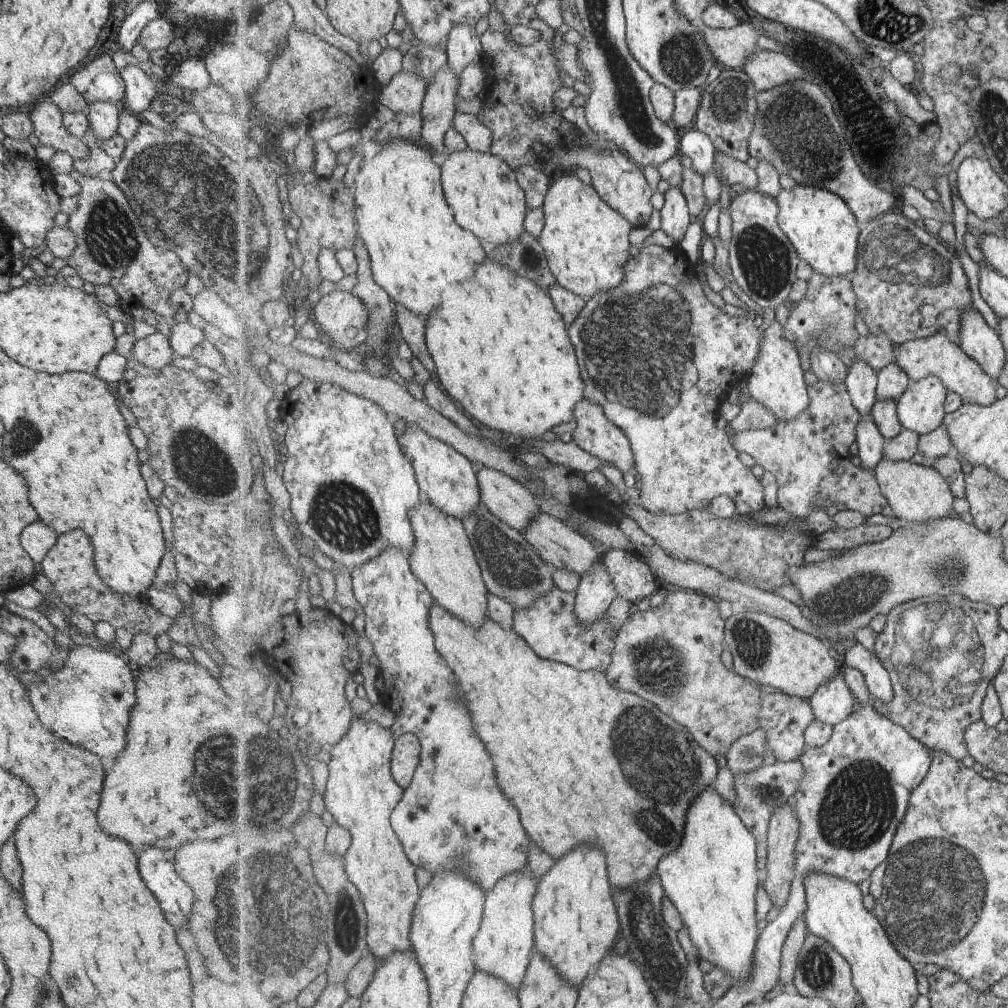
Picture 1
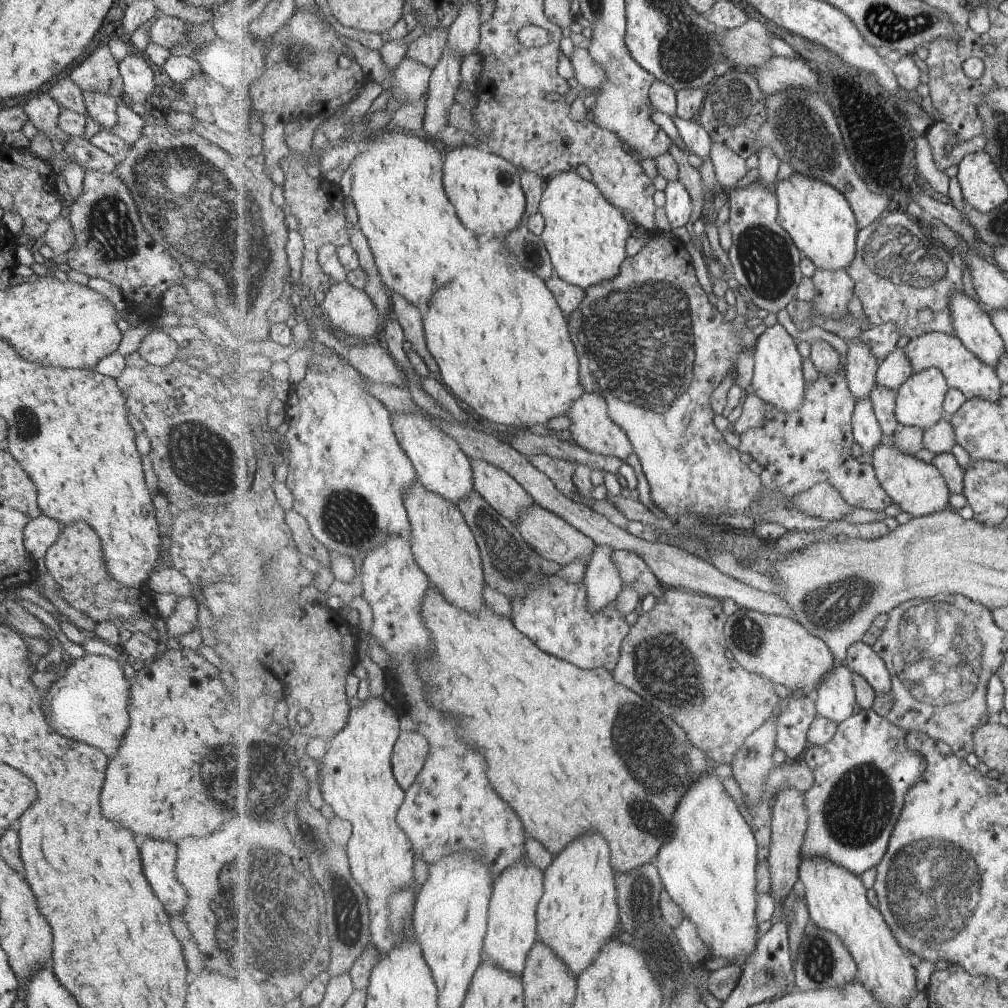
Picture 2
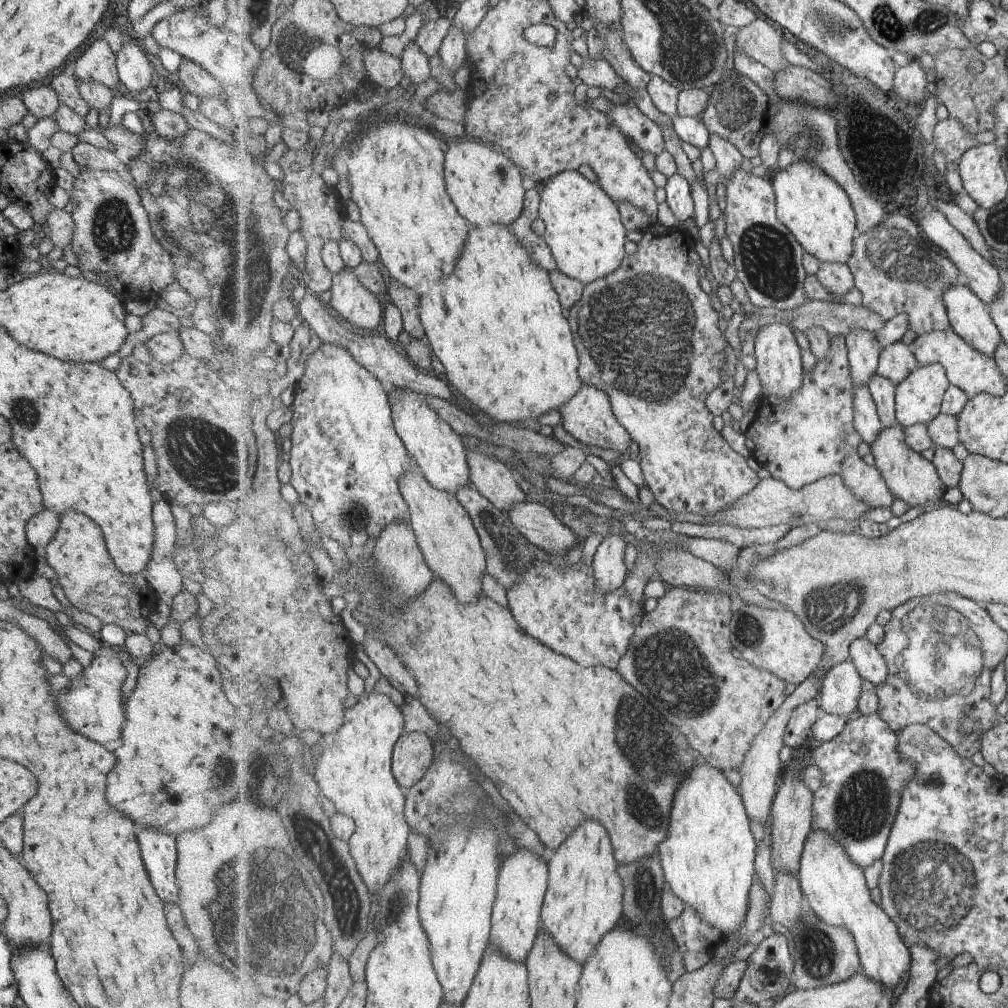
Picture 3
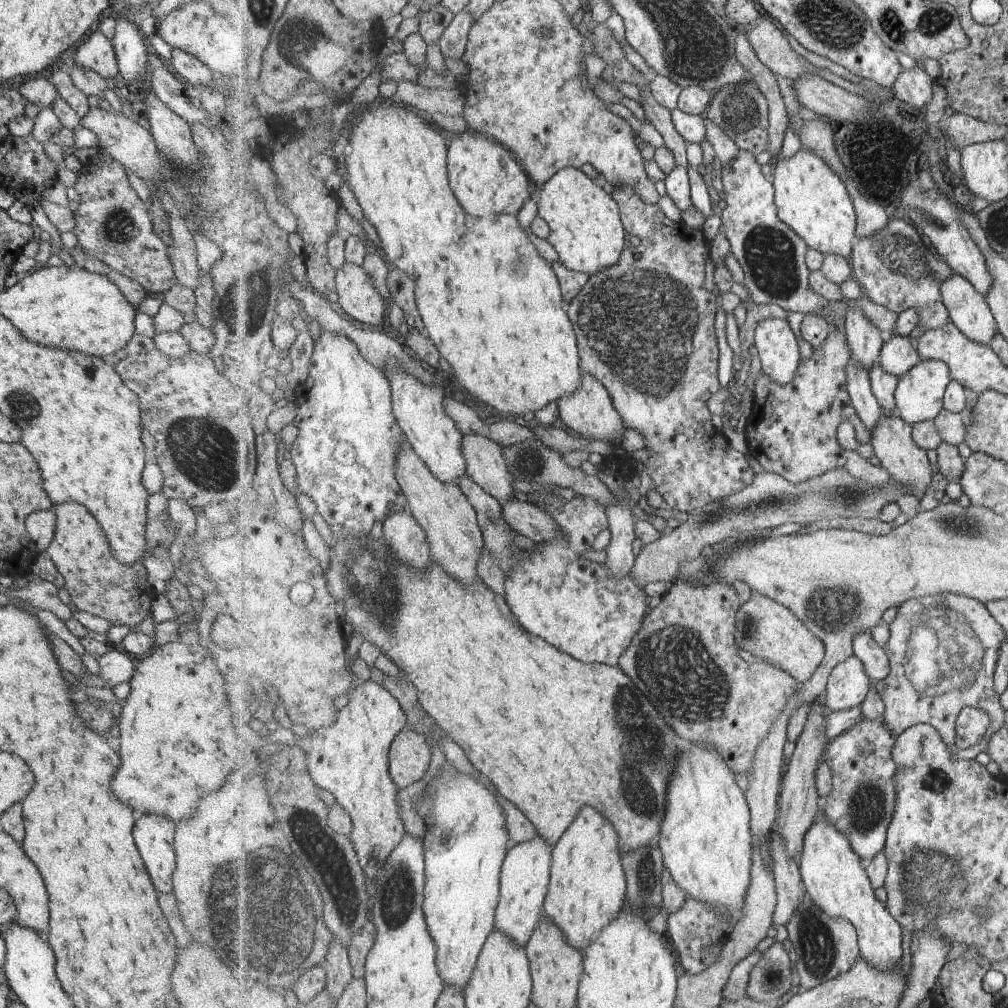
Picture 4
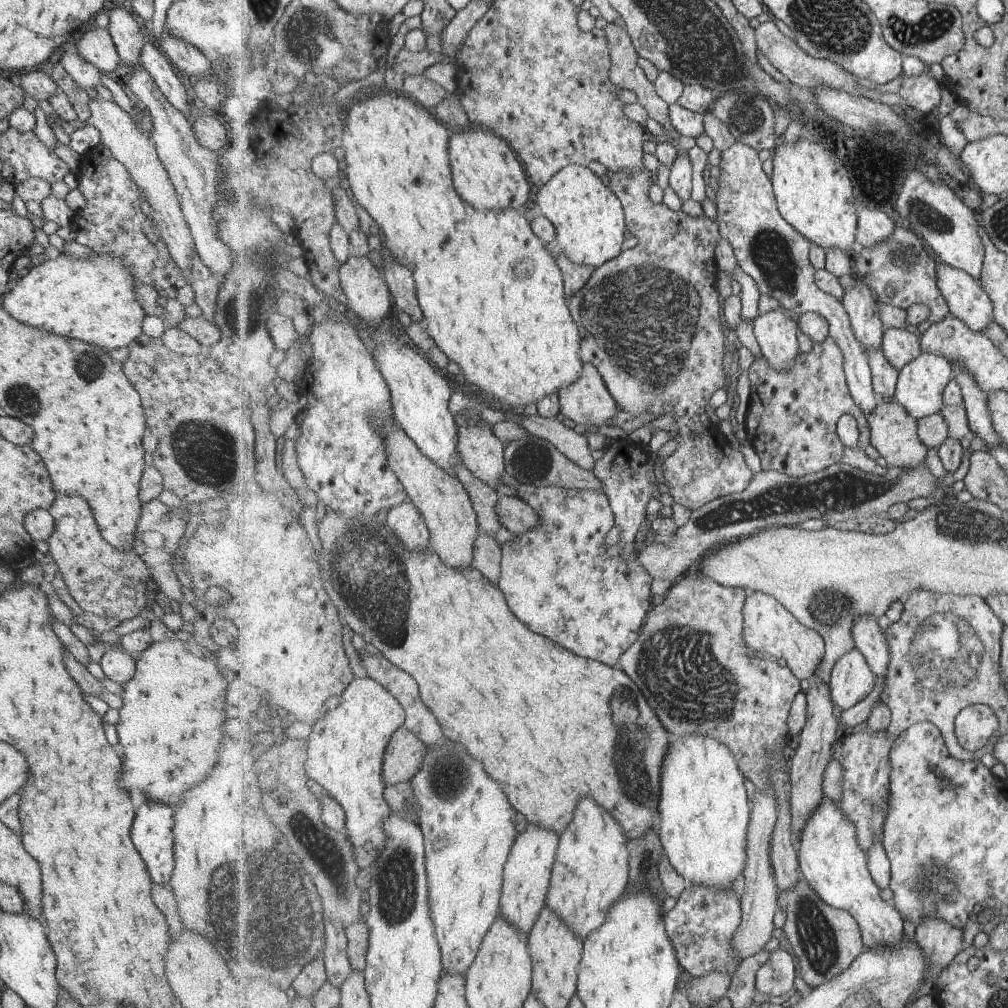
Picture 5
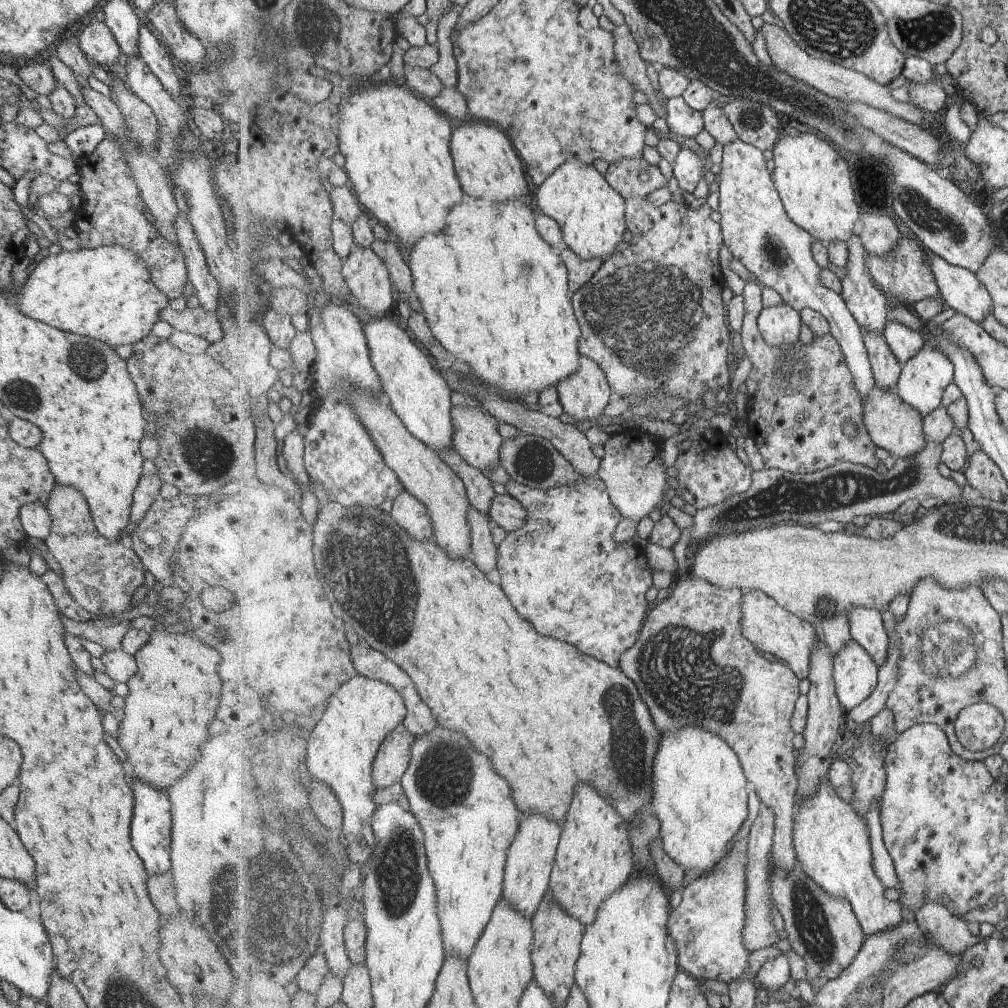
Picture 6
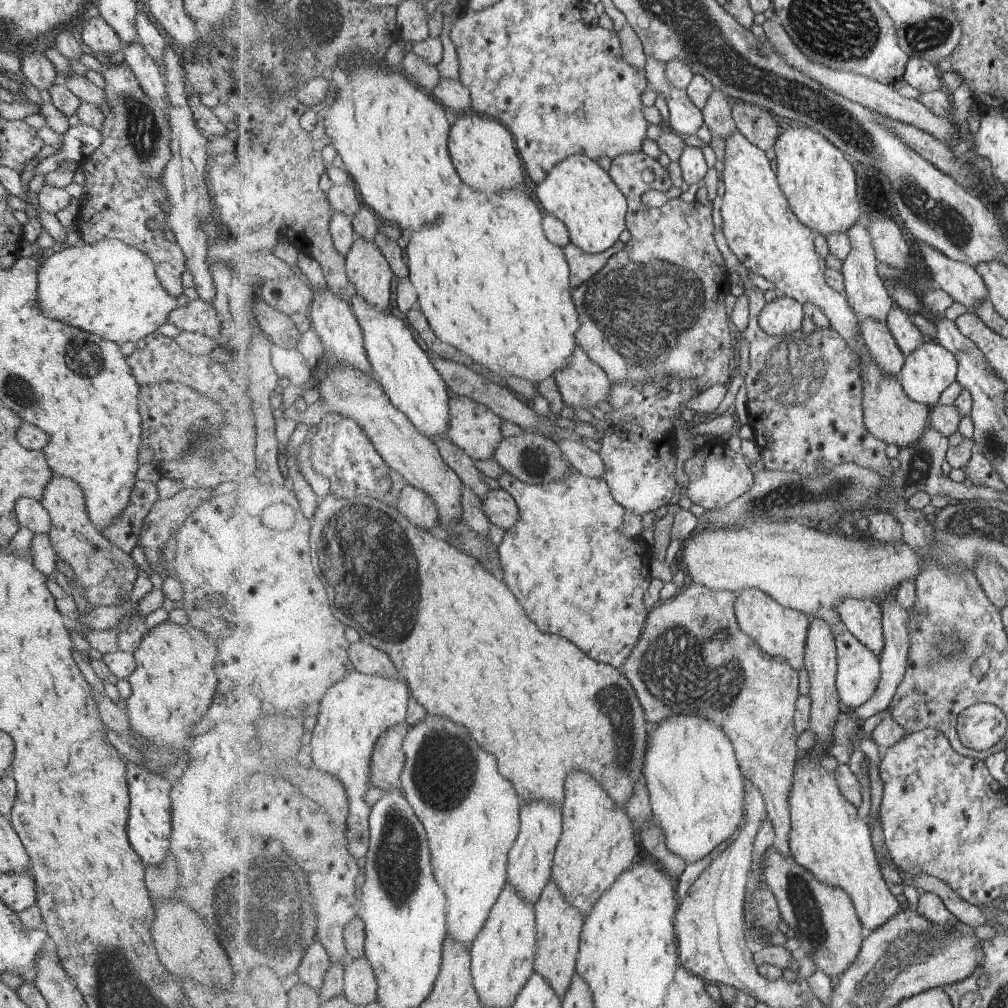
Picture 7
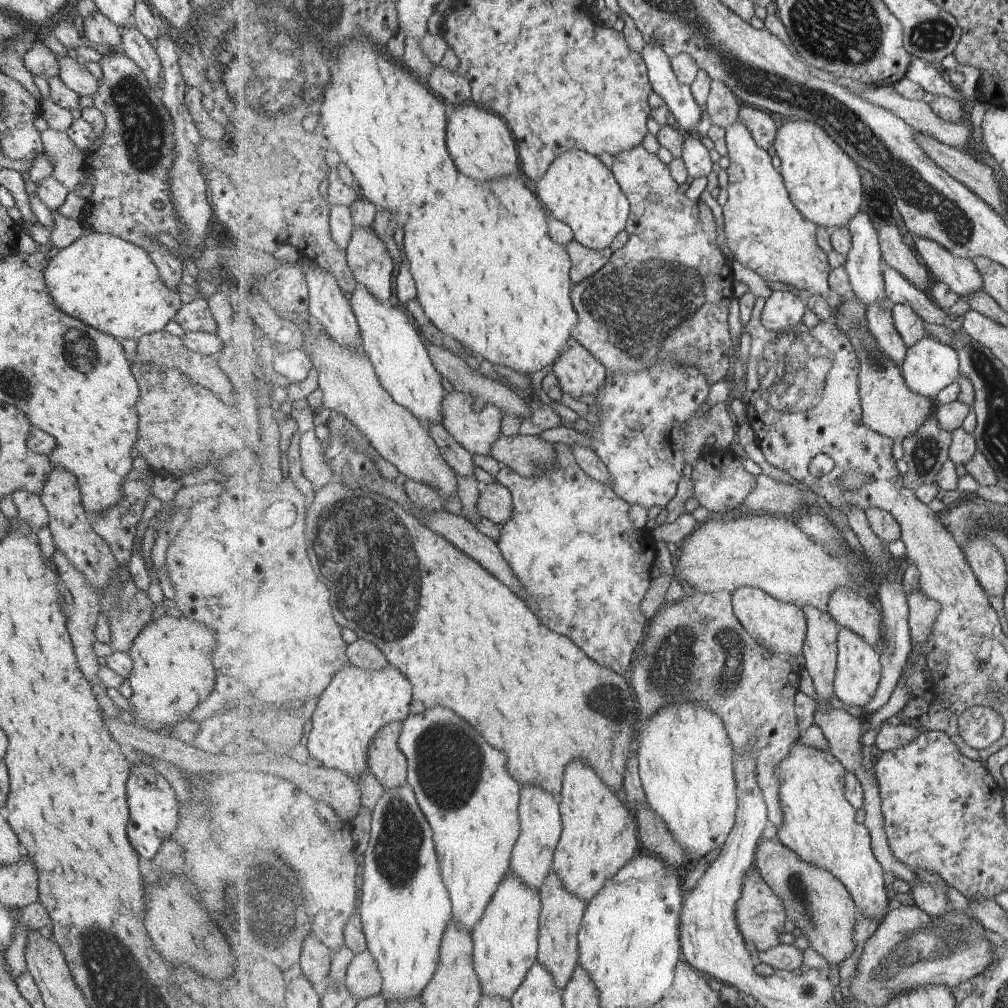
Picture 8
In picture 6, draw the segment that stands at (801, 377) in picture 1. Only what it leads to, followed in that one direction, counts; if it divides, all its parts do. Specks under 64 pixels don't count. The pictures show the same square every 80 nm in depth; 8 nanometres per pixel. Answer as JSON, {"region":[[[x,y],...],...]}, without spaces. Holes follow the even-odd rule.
{"region":[[[783,302],[764,308],[758,325],[768,344],[783,347],[784,344],[793,344],[800,338],[804,320],[799,309]]]}

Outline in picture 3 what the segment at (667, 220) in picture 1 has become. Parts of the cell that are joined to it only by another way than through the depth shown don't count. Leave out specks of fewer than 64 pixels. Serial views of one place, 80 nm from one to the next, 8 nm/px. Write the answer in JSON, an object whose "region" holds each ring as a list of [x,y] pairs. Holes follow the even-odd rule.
{"region":[[[677,172],[672,177],[667,178],[665,191],[665,201],[677,220],[683,222],[683,220],[695,217],[696,206],[692,186],[682,174]]]}

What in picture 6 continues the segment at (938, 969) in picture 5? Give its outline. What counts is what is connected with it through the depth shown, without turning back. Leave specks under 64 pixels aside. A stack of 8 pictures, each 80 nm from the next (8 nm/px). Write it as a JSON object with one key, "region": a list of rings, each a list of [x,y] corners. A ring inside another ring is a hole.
{"region":[[[927,901],[915,915],[919,926],[930,932],[949,952],[961,955],[981,941],[971,934],[966,921],[939,901]]]}

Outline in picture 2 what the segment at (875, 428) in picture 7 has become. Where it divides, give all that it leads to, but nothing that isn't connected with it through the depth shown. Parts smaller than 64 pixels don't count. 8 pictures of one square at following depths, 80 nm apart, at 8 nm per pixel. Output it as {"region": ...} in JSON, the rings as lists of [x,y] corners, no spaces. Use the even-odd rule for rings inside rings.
{"region":[[[885,436],[883,442],[872,452],[872,464],[876,468],[877,478],[884,489],[892,496],[901,511],[912,514],[913,517],[926,517],[949,507],[950,488],[932,462],[927,463],[915,456],[902,451],[894,442],[893,436]]]}

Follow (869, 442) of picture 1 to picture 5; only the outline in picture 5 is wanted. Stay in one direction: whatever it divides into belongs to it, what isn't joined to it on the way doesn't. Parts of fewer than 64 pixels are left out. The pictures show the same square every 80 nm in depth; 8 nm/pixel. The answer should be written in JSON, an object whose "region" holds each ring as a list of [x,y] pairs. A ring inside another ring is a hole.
{"region":[[[737,142],[721,152],[719,180],[717,187],[717,221],[720,225],[720,235],[725,238],[735,254],[738,265],[757,283],[762,294],[768,294],[775,298],[784,309],[795,312],[800,316],[803,313],[821,313],[830,322],[830,335],[838,342],[844,352],[845,372],[848,377],[848,385],[853,398],[868,416],[872,413],[881,399],[874,389],[874,378],[870,365],[869,354],[864,344],[855,334],[852,320],[845,308],[844,301],[839,300],[833,294],[829,294],[819,288],[816,281],[818,269],[813,266],[810,259],[812,242],[801,234],[788,220],[780,213],[776,192],[773,188],[772,179],[763,170],[763,162],[759,158],[758,150],[744,142]]]}

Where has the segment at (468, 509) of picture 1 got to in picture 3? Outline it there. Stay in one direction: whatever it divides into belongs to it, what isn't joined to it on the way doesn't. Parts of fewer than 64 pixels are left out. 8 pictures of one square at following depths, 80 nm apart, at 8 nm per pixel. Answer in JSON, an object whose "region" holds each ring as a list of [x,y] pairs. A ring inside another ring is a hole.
{"region":[[[392,387],[390,404],[395,428],[404,440],[410,454],[420,464],[424,475],[439,490],[450,493],[459,492],[461,487],[471,483],[468,450],[465,439],[457,434],[449,422],[445,422],[435,408],[431,408],[426,400],[428,396],[420,395],[412,389]]]}

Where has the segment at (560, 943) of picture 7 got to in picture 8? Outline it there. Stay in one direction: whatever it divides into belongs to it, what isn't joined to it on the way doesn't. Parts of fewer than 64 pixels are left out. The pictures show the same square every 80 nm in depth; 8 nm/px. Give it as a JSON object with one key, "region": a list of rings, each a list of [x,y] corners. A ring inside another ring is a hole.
{"region":[[[552,870],[540,891],[542,909],[540,914],[540,947],[538,961],[549,969],[556,983],[565,989],[580,966],[580,940],[578,939],[588,903],[575,893],[569,892],[564,880]]]}

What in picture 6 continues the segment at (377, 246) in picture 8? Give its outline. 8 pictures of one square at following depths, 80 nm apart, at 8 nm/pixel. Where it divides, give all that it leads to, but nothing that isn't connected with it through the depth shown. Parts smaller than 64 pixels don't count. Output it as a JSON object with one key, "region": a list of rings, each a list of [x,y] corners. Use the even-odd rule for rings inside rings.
{"region":[[[355,245],[342,267],[358,307],[367,315],[386,315],[395,305],[393,283],[384,260],[372,249]]]}

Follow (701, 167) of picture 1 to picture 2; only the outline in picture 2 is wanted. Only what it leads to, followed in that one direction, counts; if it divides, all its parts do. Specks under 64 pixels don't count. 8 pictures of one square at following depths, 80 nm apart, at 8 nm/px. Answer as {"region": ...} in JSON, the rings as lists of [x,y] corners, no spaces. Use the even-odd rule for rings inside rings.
{"region":[[[675,116],[673,122],[689,152],[701,158],[701,164],[706,161],[702,159],[707,157],[711,159],[714,140],[699,119],[683,119]]]}

